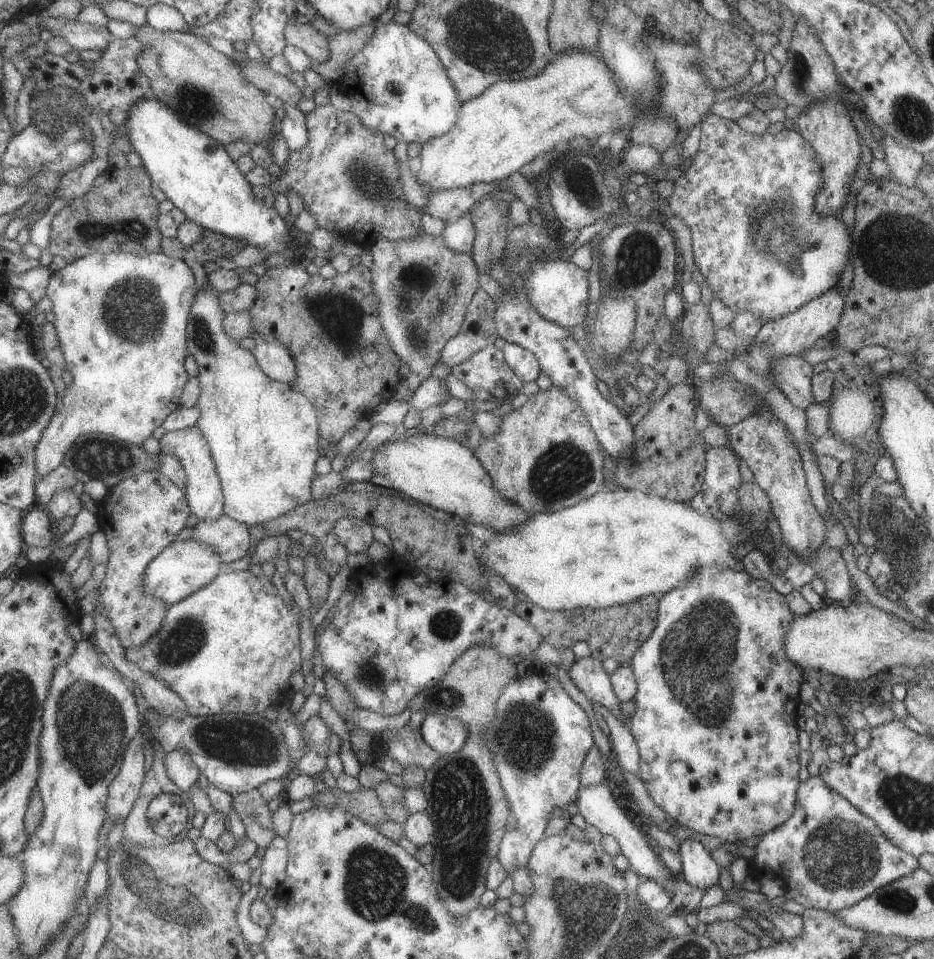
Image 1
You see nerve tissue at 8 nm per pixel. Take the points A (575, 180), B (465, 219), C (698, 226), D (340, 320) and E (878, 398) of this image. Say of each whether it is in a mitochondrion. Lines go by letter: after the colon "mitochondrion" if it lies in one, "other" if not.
A: mitochondrion
B: other
C: other
D: mitochondrion
E: other

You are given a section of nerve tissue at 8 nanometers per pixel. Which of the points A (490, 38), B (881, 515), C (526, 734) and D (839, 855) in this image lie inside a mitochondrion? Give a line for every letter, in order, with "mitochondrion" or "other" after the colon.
A: mitochondrion
B: mitochondrion
C: mitochondrion
D: mitochondrion

